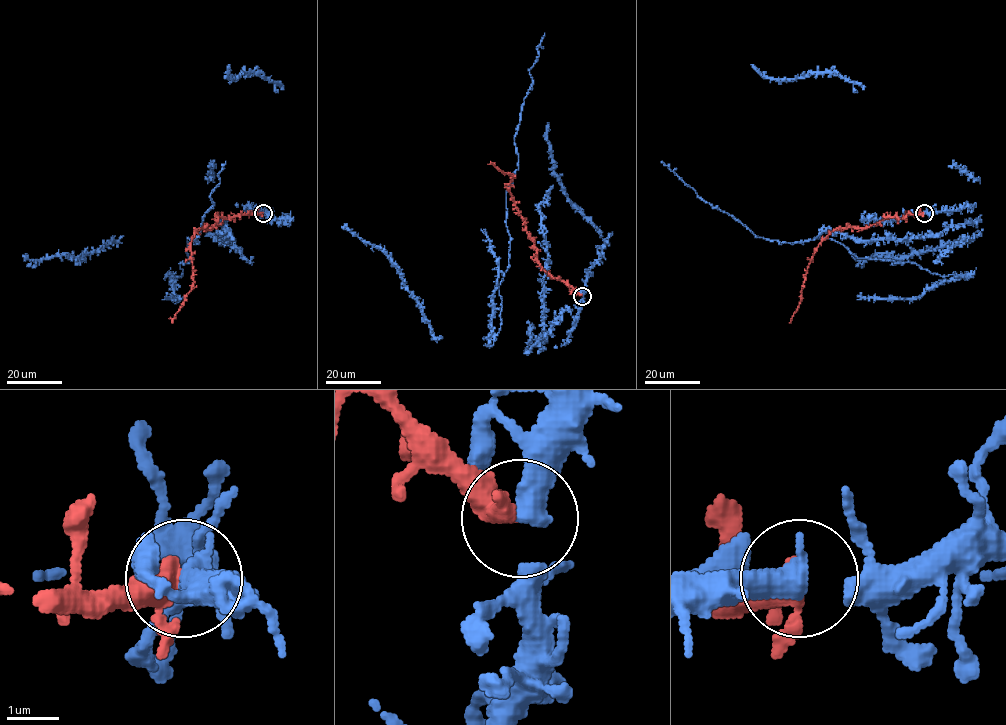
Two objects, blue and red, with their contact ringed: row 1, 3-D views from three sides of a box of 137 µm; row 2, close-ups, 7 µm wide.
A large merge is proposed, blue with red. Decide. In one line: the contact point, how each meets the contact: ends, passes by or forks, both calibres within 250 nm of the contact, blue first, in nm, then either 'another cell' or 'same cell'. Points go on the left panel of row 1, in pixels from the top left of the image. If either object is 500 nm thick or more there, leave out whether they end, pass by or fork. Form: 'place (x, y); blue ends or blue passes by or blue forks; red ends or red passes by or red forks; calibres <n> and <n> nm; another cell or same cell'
place (263, 213); blue passes by; red passes by; calibres 380 and 360 nm; another cell

